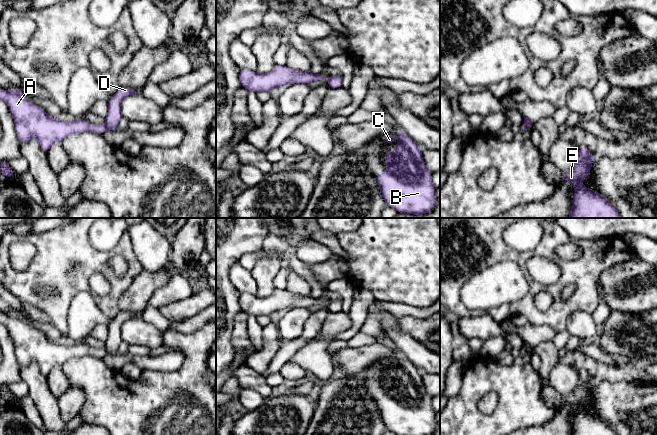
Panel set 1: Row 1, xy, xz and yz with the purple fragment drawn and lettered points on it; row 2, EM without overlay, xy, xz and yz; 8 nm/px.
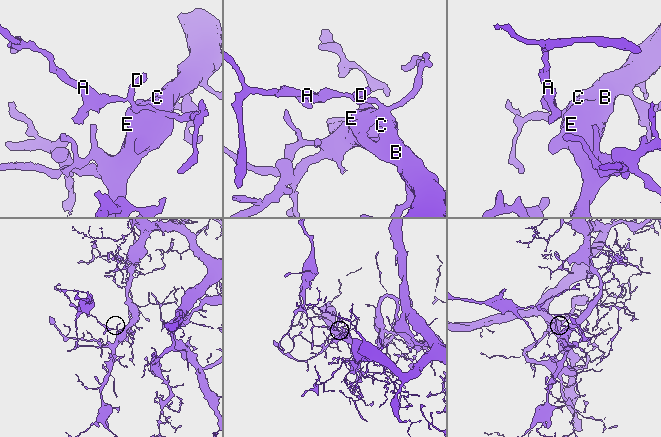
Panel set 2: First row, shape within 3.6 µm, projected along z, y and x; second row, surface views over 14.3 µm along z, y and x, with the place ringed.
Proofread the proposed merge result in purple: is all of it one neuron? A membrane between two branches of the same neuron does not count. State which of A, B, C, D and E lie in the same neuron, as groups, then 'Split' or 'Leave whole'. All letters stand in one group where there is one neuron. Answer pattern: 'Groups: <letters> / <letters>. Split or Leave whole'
Groups: A / B C D E. Split

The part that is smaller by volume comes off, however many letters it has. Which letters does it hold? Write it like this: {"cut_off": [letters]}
{"cut_off": ["A"]}

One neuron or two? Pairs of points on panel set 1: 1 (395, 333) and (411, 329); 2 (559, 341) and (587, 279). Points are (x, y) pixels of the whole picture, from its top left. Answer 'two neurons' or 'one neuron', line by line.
1: two neurons
2: two neurons

